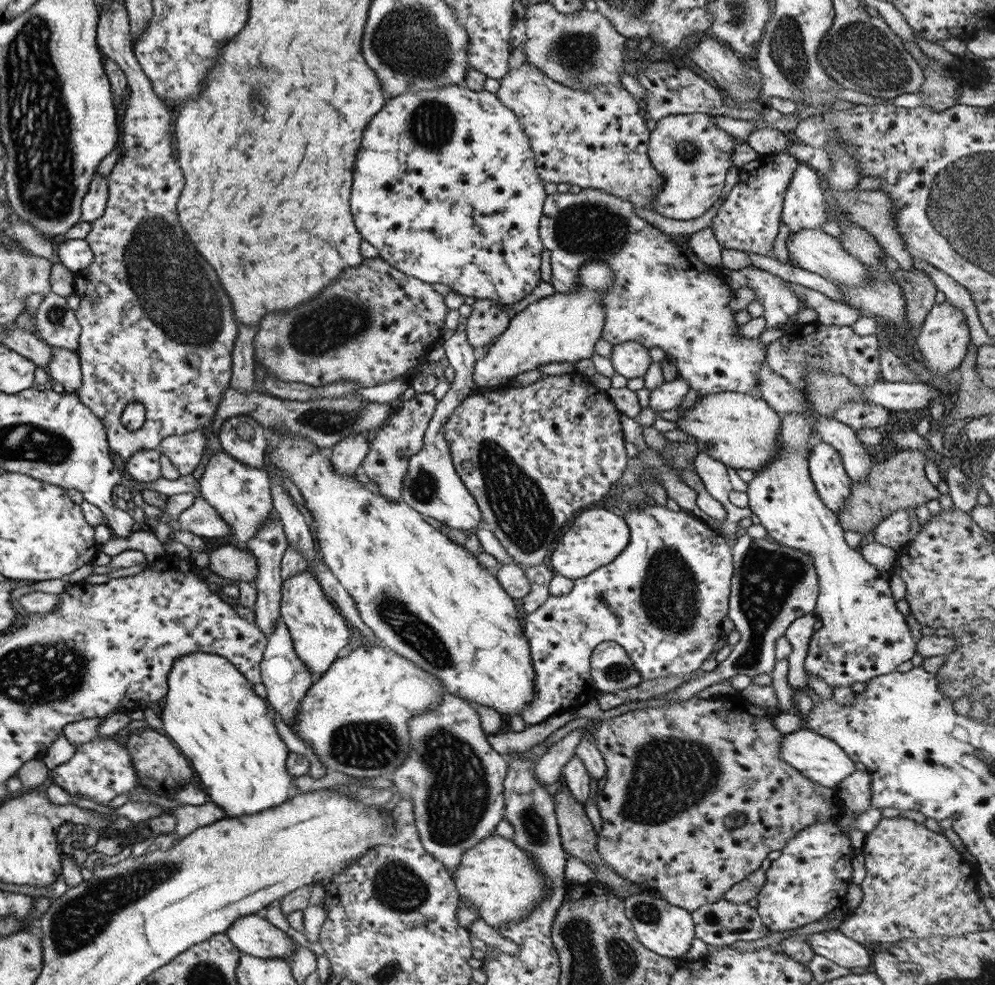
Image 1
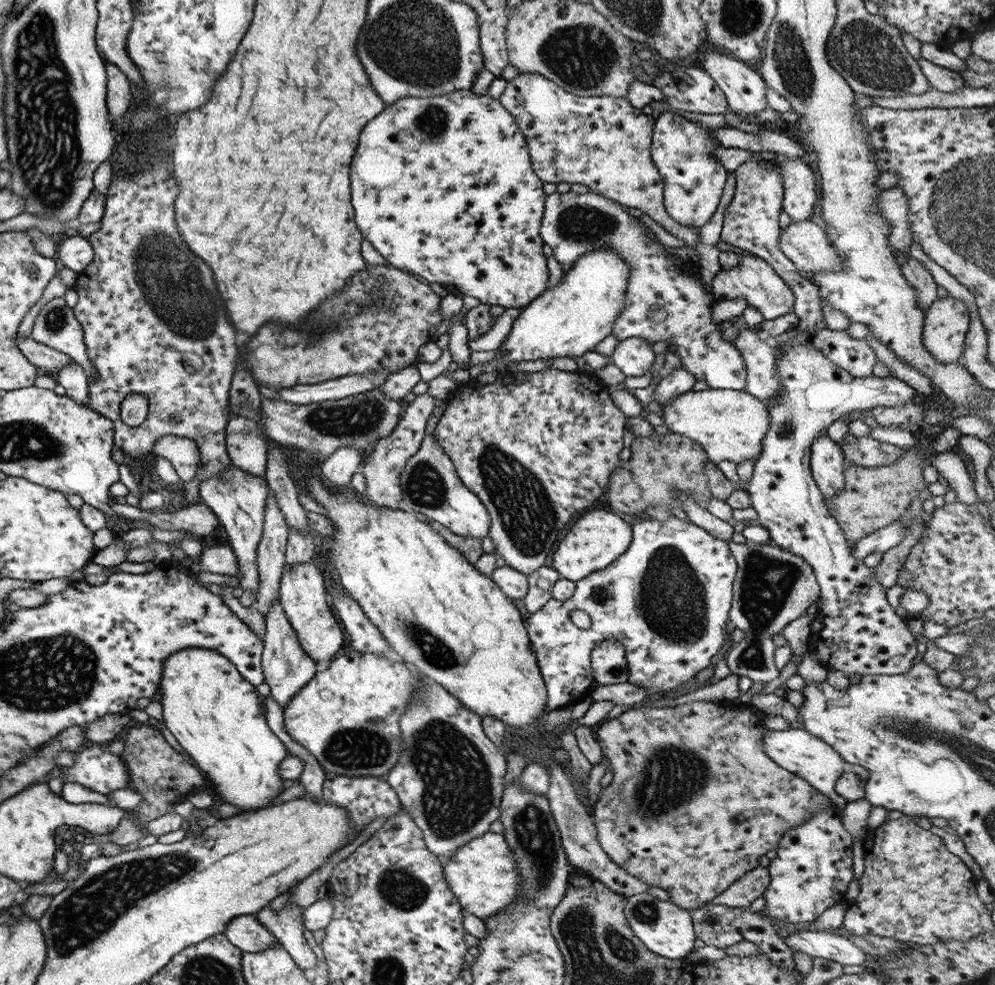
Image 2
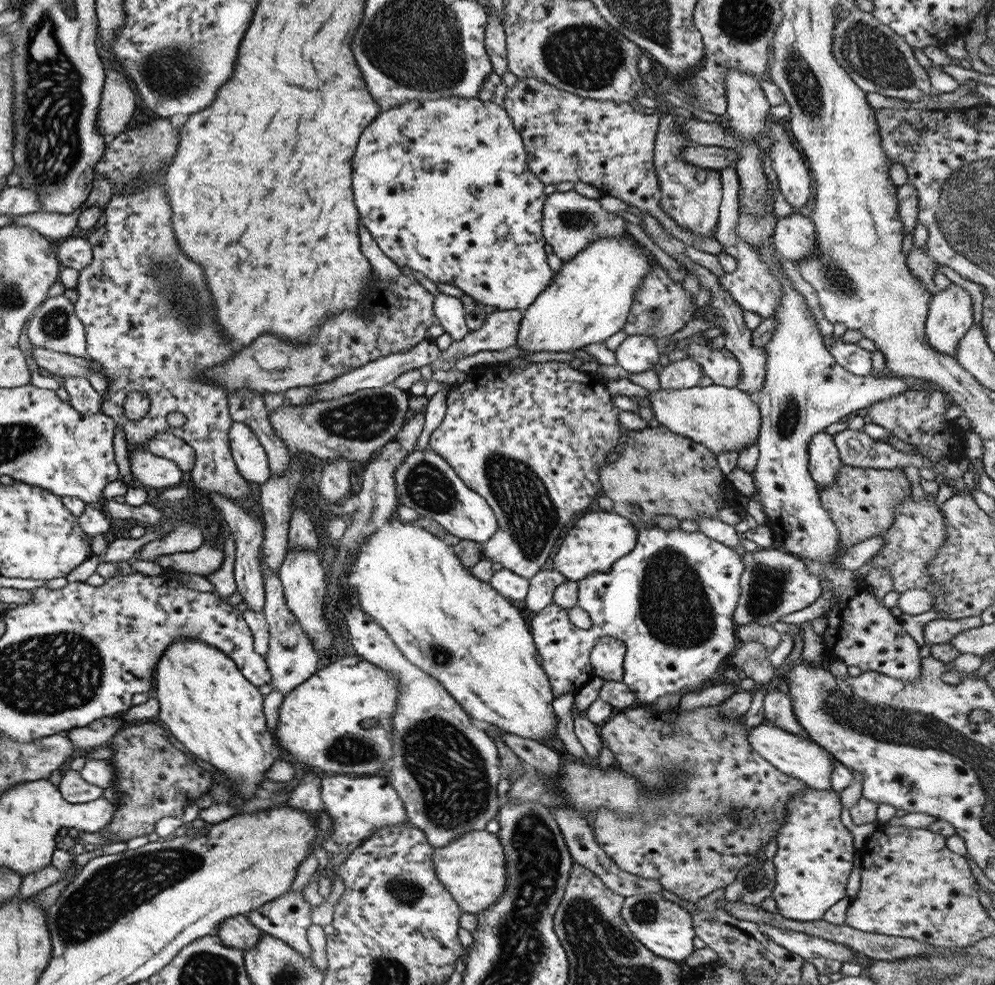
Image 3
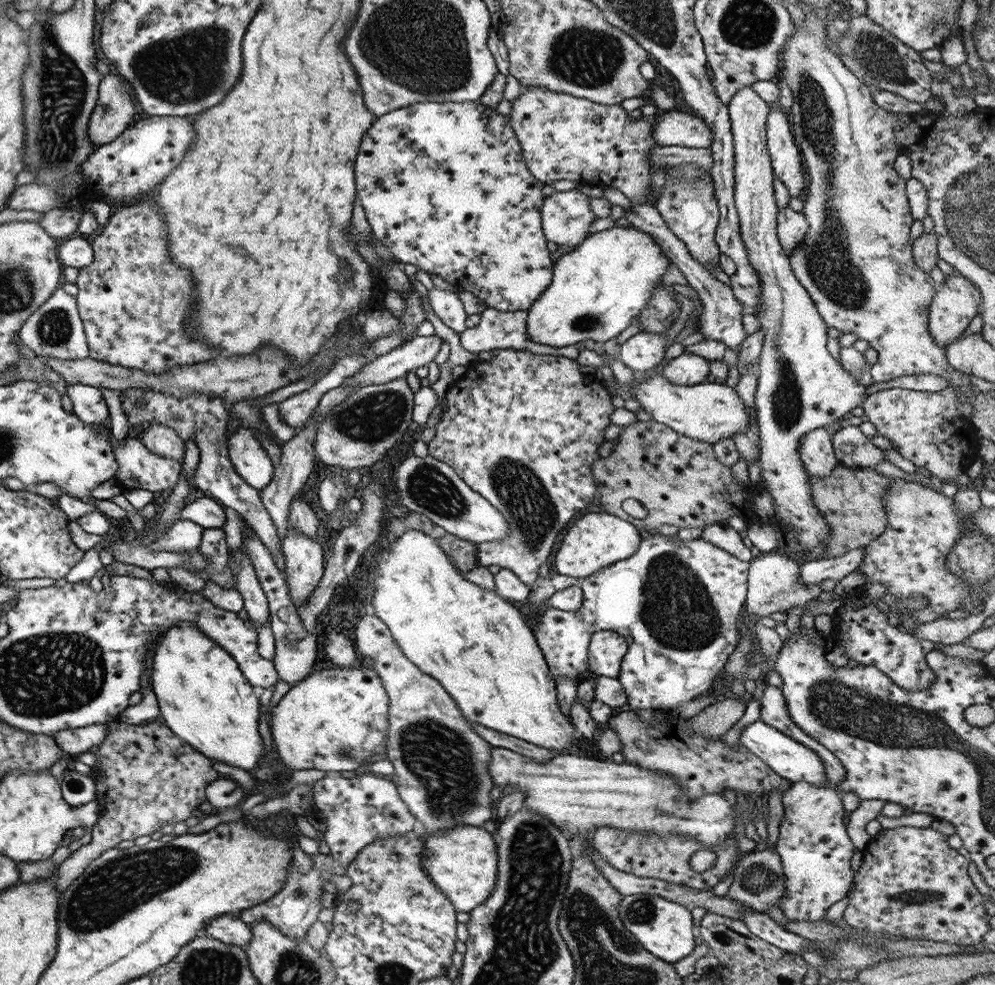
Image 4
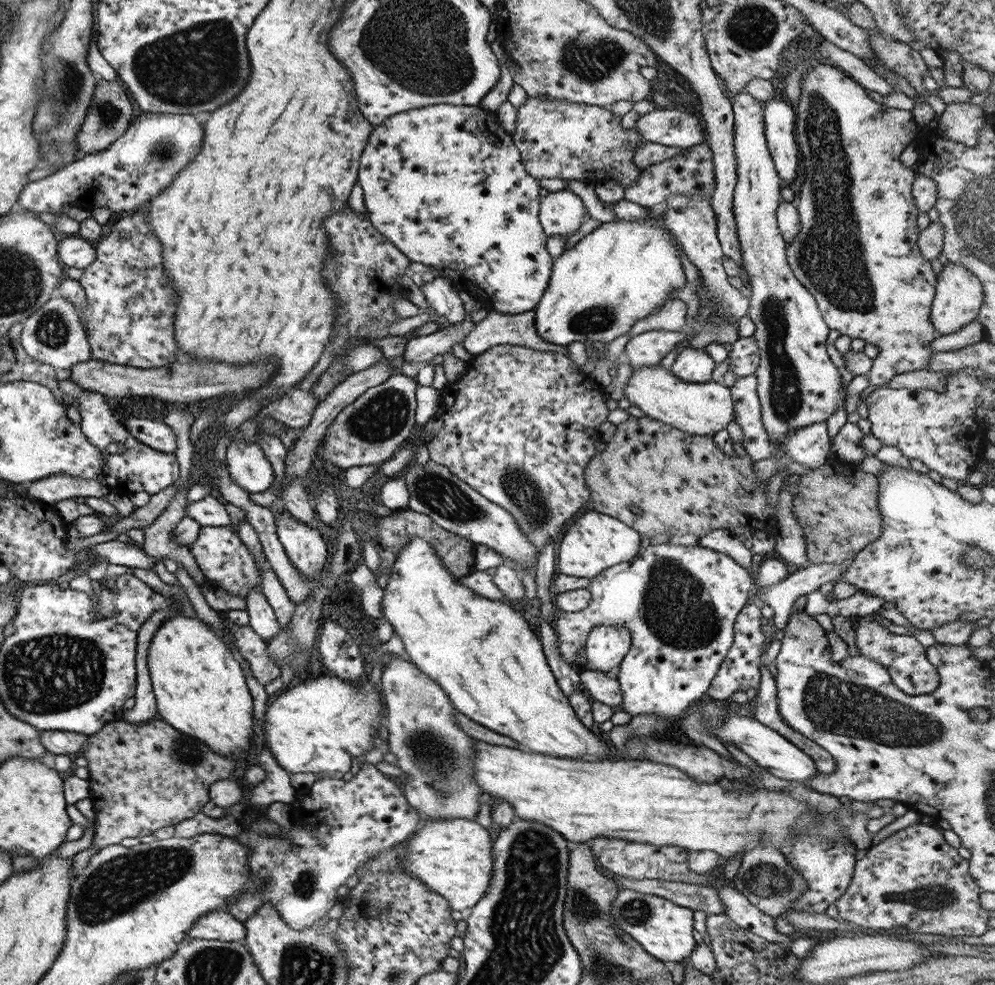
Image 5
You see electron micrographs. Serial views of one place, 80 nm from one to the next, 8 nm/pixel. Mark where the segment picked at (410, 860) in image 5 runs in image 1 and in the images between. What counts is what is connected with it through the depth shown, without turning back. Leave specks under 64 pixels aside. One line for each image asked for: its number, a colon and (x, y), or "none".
1: (501, 881)
2: (481, 874)
3: (471, 869)
4: (461, 862)

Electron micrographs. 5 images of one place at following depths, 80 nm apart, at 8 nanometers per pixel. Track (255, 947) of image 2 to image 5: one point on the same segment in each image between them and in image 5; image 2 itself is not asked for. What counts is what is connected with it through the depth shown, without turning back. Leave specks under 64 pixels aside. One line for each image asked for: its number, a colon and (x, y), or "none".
3: (237, 932)
4: (228, 929)
5: (219, 925)

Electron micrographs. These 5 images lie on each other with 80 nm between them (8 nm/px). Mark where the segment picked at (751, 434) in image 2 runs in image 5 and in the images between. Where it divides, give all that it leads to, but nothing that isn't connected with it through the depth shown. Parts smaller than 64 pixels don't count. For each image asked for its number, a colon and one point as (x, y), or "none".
3: (723, 420)
4: (706, 412)
5: (704, 408)

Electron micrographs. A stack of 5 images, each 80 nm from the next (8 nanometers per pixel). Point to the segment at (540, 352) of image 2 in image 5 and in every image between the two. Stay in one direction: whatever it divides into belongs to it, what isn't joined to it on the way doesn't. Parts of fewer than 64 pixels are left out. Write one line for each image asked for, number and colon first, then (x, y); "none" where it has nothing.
3: (589, 298)
4: (596, 289)
5: (622, 271)

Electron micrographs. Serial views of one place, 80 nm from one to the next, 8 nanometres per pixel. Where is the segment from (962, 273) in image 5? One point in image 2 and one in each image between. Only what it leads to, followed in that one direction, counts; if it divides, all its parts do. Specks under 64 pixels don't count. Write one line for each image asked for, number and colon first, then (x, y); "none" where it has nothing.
2: (946, 320)
3: (949, 313)
4: (954, 303)

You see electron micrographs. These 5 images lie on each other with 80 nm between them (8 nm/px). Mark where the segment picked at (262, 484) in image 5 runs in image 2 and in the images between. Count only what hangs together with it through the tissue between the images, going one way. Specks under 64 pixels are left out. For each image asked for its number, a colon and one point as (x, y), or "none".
2: (245, 444)
3: (248, 456)
4: (249, 460)

